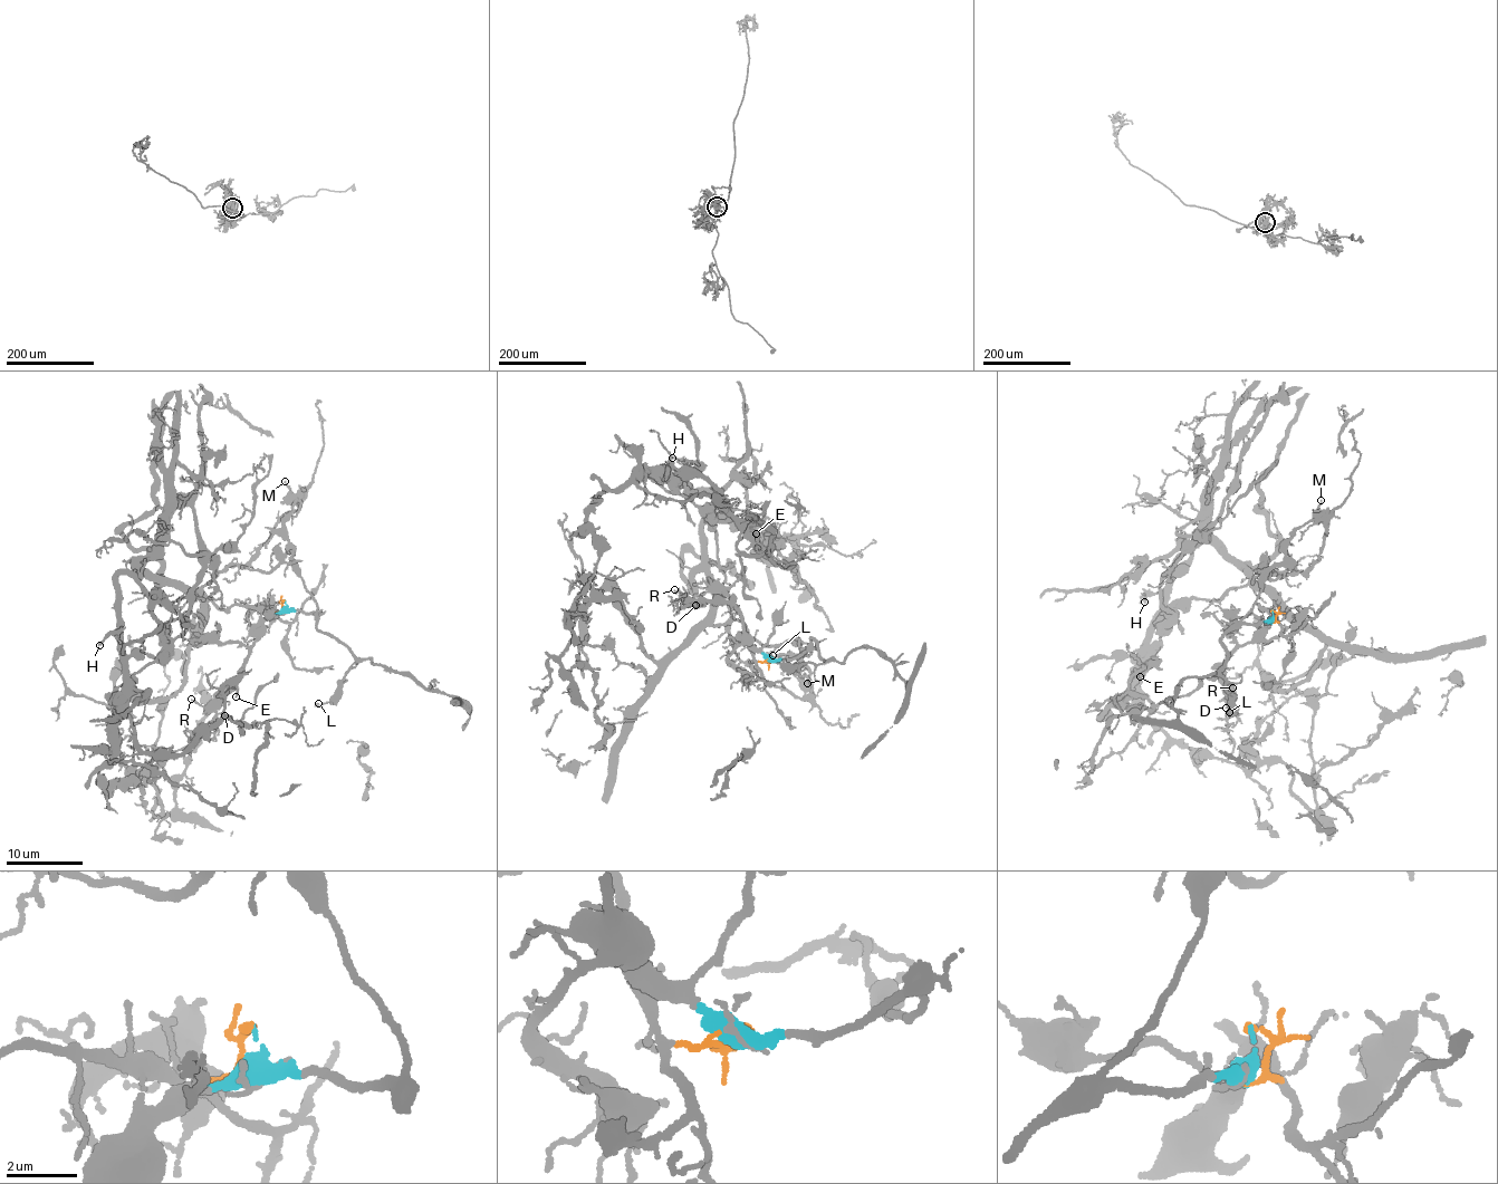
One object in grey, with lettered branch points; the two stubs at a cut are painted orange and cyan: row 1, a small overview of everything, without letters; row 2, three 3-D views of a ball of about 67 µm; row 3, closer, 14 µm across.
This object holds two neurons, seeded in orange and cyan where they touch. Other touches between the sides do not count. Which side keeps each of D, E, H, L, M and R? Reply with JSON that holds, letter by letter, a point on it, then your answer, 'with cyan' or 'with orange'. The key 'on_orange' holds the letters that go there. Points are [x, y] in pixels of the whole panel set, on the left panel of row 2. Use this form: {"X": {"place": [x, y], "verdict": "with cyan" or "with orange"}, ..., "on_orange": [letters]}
{"D": {"place": [224, 715], "verdict": "with cyan"}, "E": {"place": [236, 696], "verdict": "with orange"}, "H": {"place": [99, 645], "verdict": "with orange"}, "L": {"place": [318, 703], "verdict": "with cyan"}, "M": {"place": [285, 481], "verdict": "with cyan"}, "R": {"place": [191, 699], "verdict": "with cyan"}, "on_orange": ["E", "H"]}

